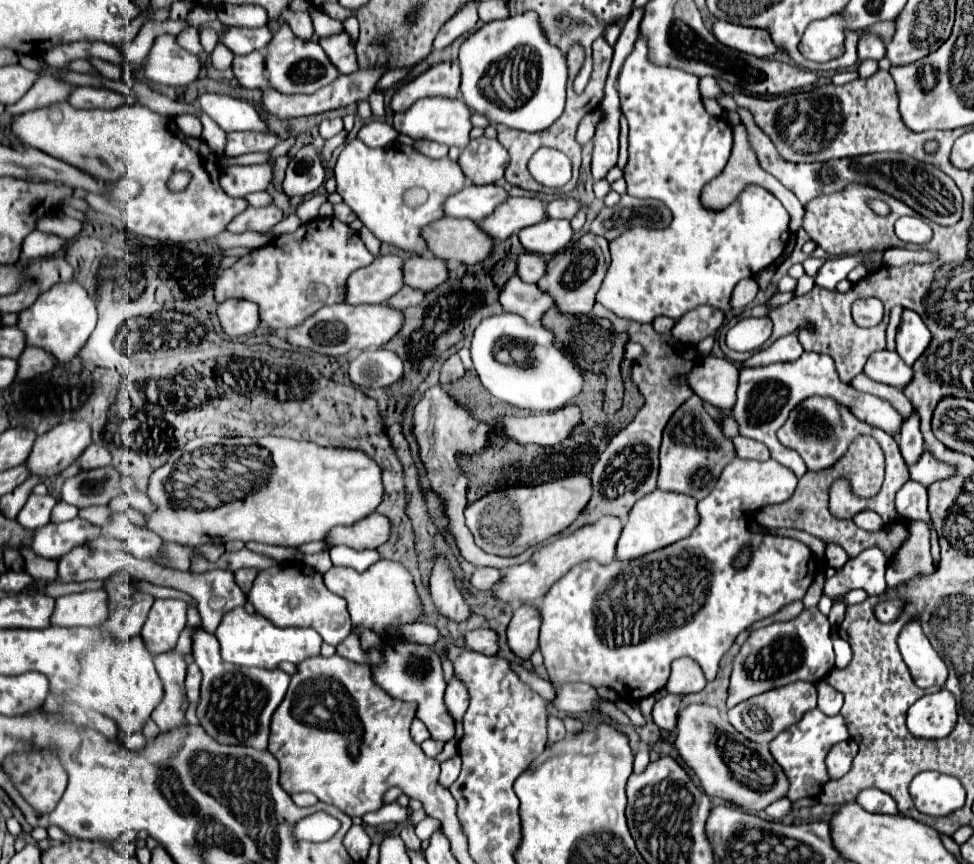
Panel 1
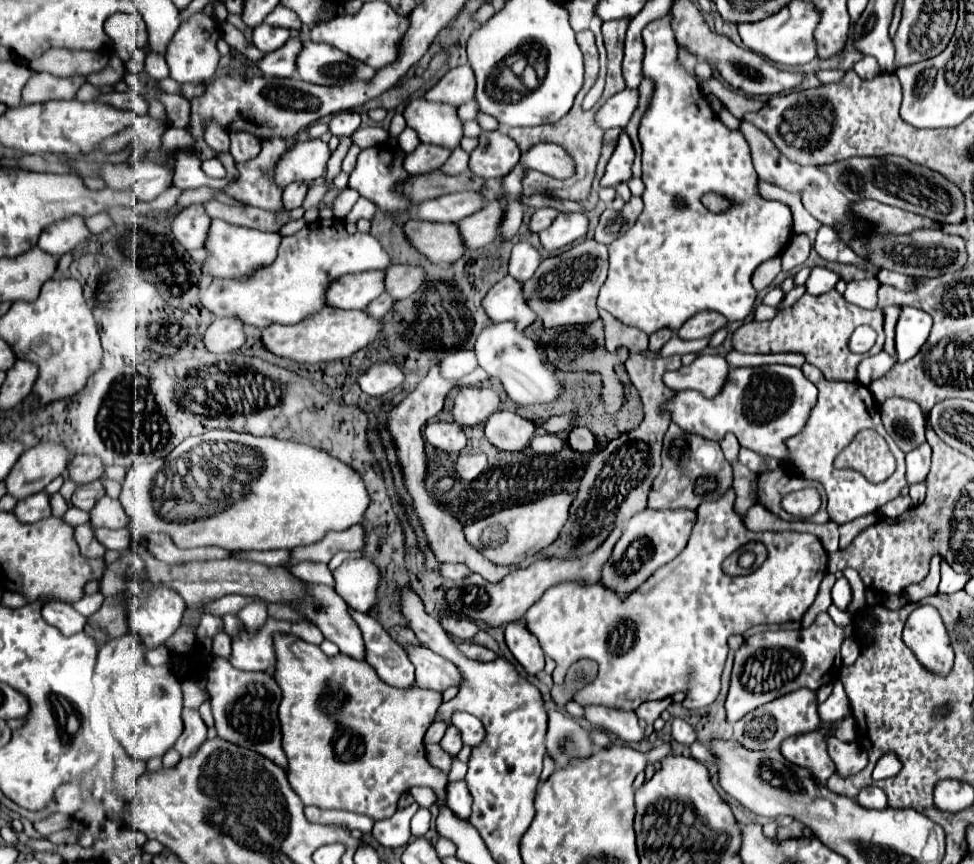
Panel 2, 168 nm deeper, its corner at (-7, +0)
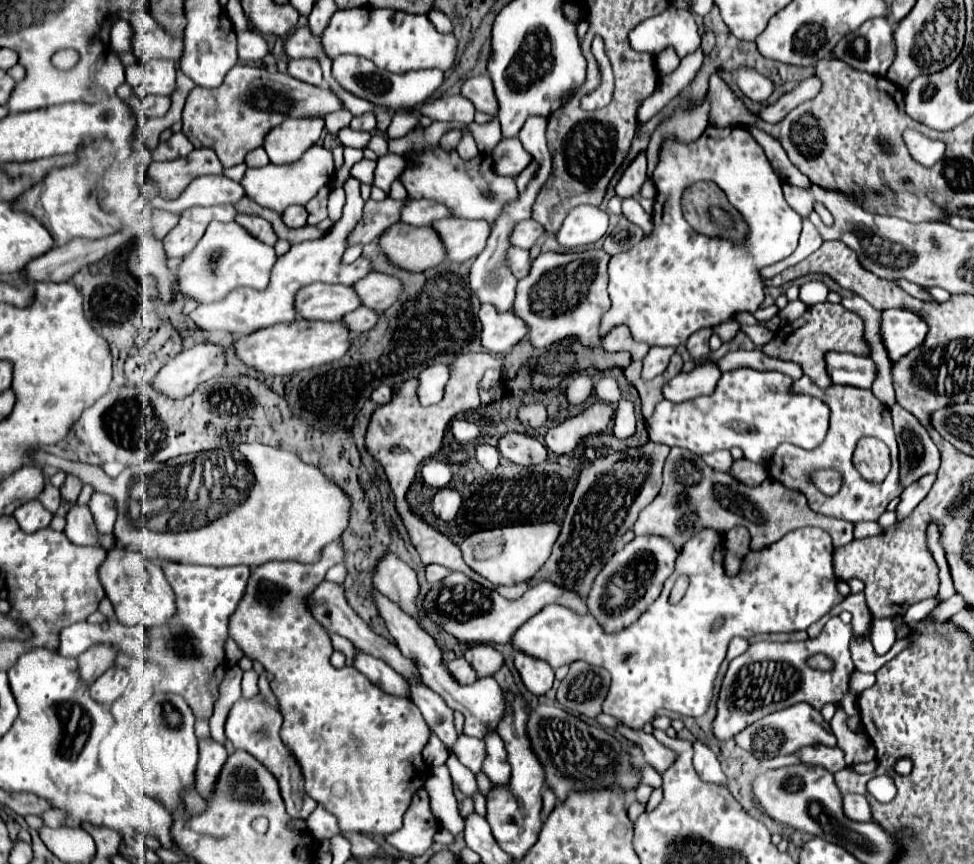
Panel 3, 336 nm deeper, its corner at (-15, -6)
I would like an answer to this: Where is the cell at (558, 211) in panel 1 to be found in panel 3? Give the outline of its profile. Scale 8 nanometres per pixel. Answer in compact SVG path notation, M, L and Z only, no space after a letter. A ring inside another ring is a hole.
M527 219L515 225L511 233L511 243L521 249L531 249L531 245L537 245L543 237L545 237L545 231L541 229L541 225L533 219Z

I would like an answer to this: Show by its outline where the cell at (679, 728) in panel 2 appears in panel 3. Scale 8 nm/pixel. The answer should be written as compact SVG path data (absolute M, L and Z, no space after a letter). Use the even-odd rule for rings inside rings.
M701 741L693 743L693 767L699 773L699 777L707 783L717 783L717 785L725 785L725 775L721 771L721 765L715 757L715 753L711 753L711 749L707 749L707 745L703 745Z

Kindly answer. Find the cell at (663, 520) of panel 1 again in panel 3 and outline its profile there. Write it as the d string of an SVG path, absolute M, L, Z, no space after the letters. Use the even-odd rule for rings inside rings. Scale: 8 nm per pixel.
M635 537L623 549L619 549L597 575L587 597L589 613L603 625L605 631L611 633L631 625L641 617L647 605L659 597L665 579L673 573L677 555L679 549L675 549L667 537Z

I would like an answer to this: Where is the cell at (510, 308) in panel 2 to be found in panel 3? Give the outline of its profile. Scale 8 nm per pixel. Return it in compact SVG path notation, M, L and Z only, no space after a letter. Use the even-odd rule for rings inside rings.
M481 305L479 319L483 323L481 343L493 353L505 353L527 337L527 323L515 317L515 311L499 311L495 305Z

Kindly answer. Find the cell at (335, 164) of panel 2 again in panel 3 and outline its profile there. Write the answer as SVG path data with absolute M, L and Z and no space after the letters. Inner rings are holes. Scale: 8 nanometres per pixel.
M345 109L345 111L339 111L339 113L333 113L333 115L327 115L327 121L325 121L327 133L337 135L343 127L349 127L351 117L353 117L353 115L351 115L347 109Z

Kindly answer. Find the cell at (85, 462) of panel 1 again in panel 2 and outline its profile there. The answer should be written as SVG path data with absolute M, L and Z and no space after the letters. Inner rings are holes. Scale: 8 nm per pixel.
M75 455L67 465L67 473L71 481L75 481L77 485L85 485L85 483L99 479L105 473L105 467L99 457Z

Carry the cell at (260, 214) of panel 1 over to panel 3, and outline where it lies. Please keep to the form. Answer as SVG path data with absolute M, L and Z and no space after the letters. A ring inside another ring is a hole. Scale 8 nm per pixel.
M239 213L239 215L235 217L235 221L237 221L241 227L245 227L245 229L247 229L253 237L257 237L259 241L263 241L263 243L267 243L267 245L275 245L277 235L275 235L275 231L273 231L273 227L271 227L269 221L261 219L261 217L253 217L253 215L243 215L243 213Z

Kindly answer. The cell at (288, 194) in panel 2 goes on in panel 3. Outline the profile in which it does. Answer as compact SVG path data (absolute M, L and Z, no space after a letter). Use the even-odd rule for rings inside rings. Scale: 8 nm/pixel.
M291 205L283 211L283 221L287 227L303 227L307 221L307 209L303 205Z

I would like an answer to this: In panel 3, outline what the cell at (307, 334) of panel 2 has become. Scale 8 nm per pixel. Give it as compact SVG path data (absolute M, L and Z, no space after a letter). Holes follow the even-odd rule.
M297 319L289 325L273 325L235 341L237 357L265 375L291 375L315 365L327 365L327 361L339 361L347 349L351 349L351 331L345 329L343 321L327 323Z

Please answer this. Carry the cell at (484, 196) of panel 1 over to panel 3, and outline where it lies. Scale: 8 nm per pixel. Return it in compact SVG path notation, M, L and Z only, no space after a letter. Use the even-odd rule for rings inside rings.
M411 199L401 211L401 221L415 227L429 227L433 225L433 221L445 217L451 217L451 211L445 205L429 199Z

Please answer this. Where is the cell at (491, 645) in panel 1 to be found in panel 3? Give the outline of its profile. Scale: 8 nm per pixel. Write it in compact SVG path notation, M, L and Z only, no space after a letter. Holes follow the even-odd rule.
M459 657L451 663L447 663L447 669L451 671L451 675L459 681L459 683L475 683L475 669L471 669L471 663L467 663L465 657Z

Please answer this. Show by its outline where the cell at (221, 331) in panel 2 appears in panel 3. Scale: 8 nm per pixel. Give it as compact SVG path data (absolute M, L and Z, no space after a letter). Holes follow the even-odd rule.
M205 341L171 359L153 379L153 385L169 397L185 397L199 383L219 375L223 369L225 349L213 341Z

